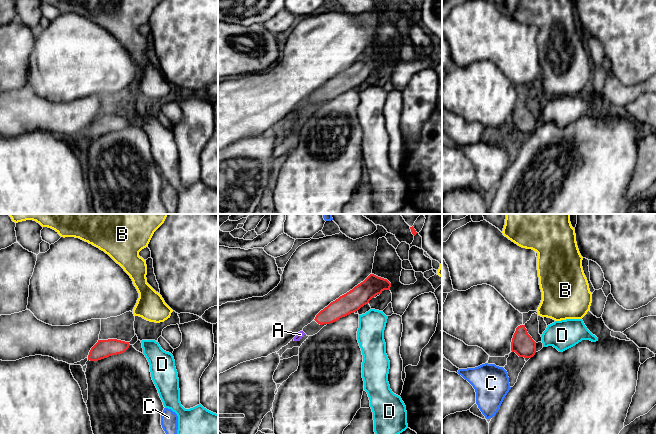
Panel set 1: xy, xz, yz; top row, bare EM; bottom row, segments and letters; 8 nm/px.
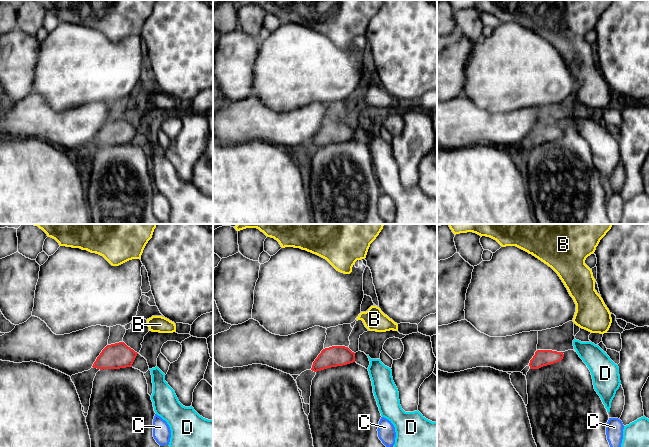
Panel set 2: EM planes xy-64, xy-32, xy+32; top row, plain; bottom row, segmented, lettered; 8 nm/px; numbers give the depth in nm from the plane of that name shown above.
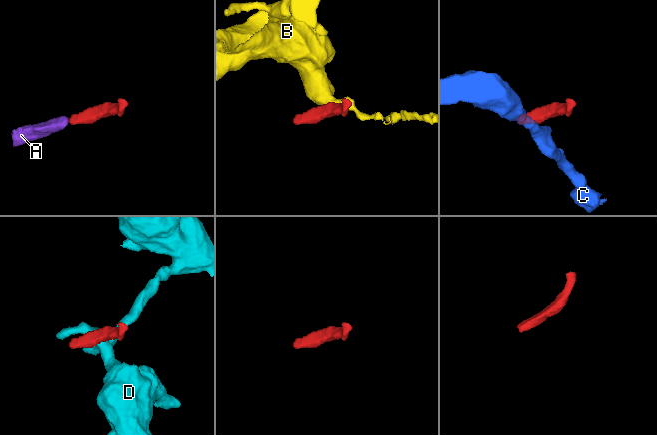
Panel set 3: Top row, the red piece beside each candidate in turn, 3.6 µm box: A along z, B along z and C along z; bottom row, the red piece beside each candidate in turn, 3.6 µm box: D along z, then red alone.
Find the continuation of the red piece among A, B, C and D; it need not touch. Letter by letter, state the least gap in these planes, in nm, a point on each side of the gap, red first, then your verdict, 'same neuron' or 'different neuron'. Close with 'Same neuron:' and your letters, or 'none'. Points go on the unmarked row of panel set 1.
A: 140 nm | xz (314, 95), (302, 107) | same neuron
B: 140 nm | yz (524, 101), (538, 90) | different neuron
C: 150 nm | yz (512, 127), (502, 143) | different neuron
D: 40 nm | xz (357, 86), (359, 91) | different neuron
Same neuron: A

